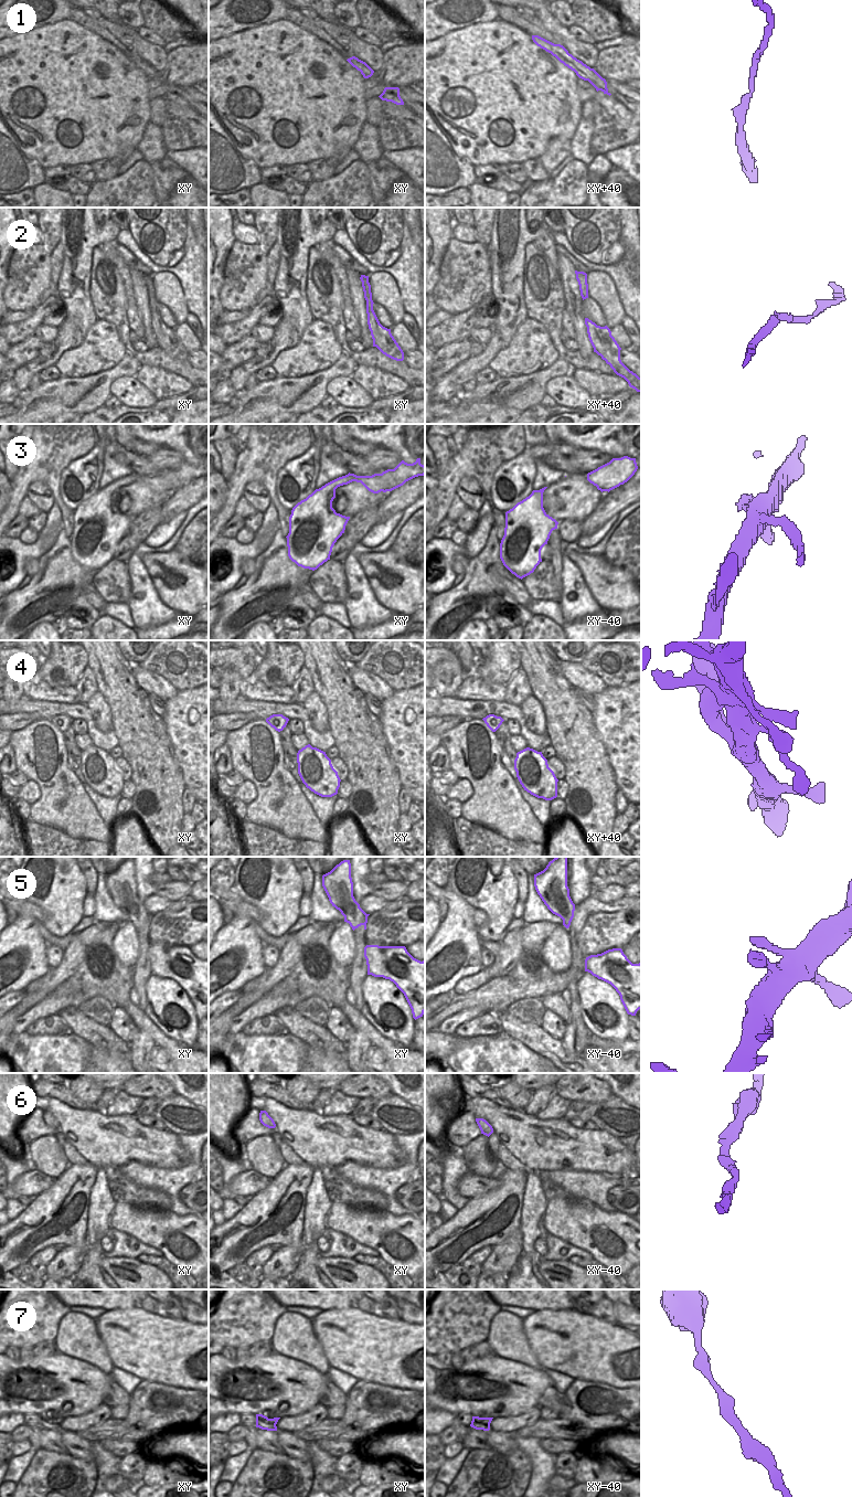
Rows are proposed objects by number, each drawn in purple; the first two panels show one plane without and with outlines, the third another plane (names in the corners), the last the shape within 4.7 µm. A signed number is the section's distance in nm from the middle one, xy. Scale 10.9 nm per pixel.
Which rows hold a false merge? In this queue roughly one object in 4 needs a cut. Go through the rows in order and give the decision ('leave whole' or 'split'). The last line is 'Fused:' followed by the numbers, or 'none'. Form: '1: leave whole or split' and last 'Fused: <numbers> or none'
1: leave whole
2: leave whole
3: leave whole
4: leave whole
5: leave whole
6: leave whole
7: leave whole
Fused: none

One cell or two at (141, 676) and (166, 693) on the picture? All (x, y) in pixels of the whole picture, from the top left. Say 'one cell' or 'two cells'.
one cell

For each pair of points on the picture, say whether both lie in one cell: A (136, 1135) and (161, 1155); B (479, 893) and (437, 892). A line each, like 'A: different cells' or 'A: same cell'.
A: same cell
B: different cells

